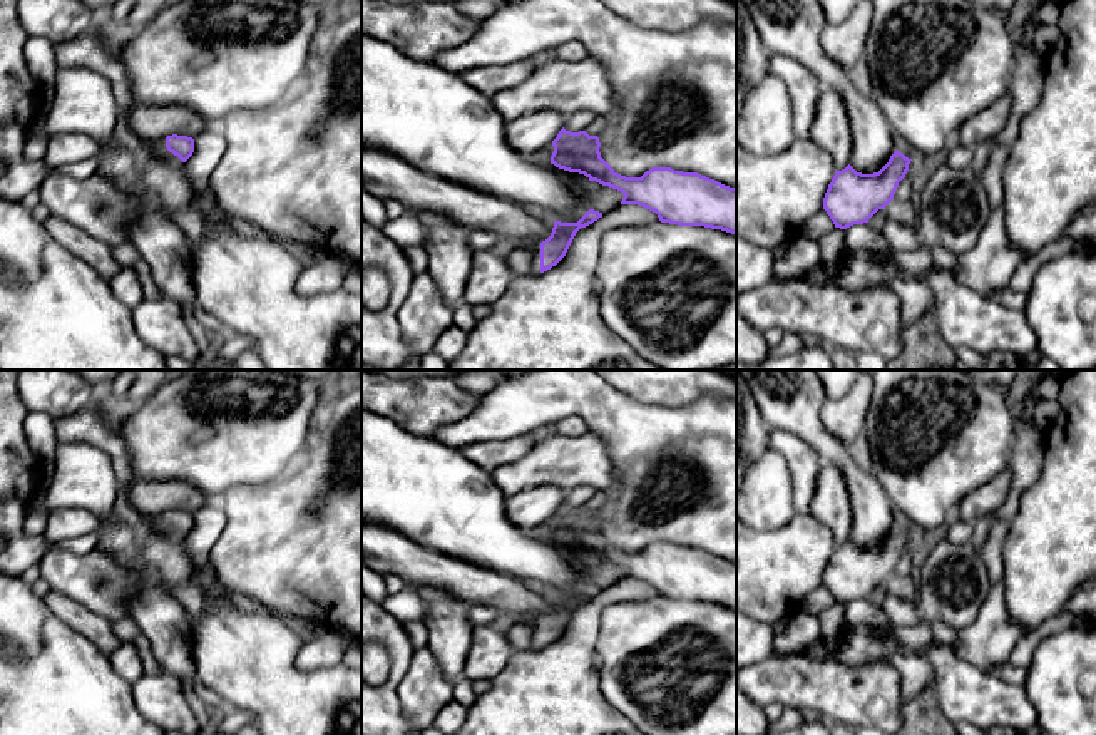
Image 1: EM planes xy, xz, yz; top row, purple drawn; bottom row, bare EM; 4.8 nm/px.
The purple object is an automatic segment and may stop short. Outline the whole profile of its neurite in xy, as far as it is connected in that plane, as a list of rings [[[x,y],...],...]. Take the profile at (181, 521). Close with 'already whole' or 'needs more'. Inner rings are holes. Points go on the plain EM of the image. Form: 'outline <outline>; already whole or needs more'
outline [[[172,509],[159,514],[156,519],[164,532],[174,536],[179,541],[182,541],[194,527],[194,514],[187,511]]]; needs more

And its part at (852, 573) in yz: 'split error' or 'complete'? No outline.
complete

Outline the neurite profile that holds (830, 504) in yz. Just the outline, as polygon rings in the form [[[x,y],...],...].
[[[822,462],[808,516],[815,517],[833,534],[837,546],[850,539],[853,512],[848,487],[838,465]]]

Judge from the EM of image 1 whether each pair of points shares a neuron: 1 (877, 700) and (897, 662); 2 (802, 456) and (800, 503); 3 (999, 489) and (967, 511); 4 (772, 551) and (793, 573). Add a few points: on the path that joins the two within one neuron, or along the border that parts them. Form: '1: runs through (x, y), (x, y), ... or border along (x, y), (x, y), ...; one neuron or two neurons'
1: border along (887, 662), (899, 675), (902, 702); two neurons
2: runs through (802, 467), (802, 491); one neuron
3: runs through (991, 496), (976, 504); one neuron
4: runs through (777, 556), (788, 568); one neuron

